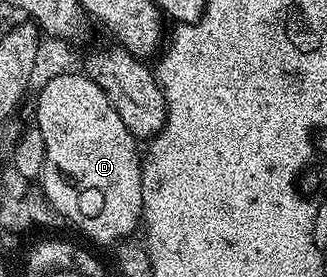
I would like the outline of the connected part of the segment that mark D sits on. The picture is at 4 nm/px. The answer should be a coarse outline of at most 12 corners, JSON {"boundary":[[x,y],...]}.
{"boundary":[[82,72],[42,82],[41,188],[99,245],[143,215],[136,137]]}

